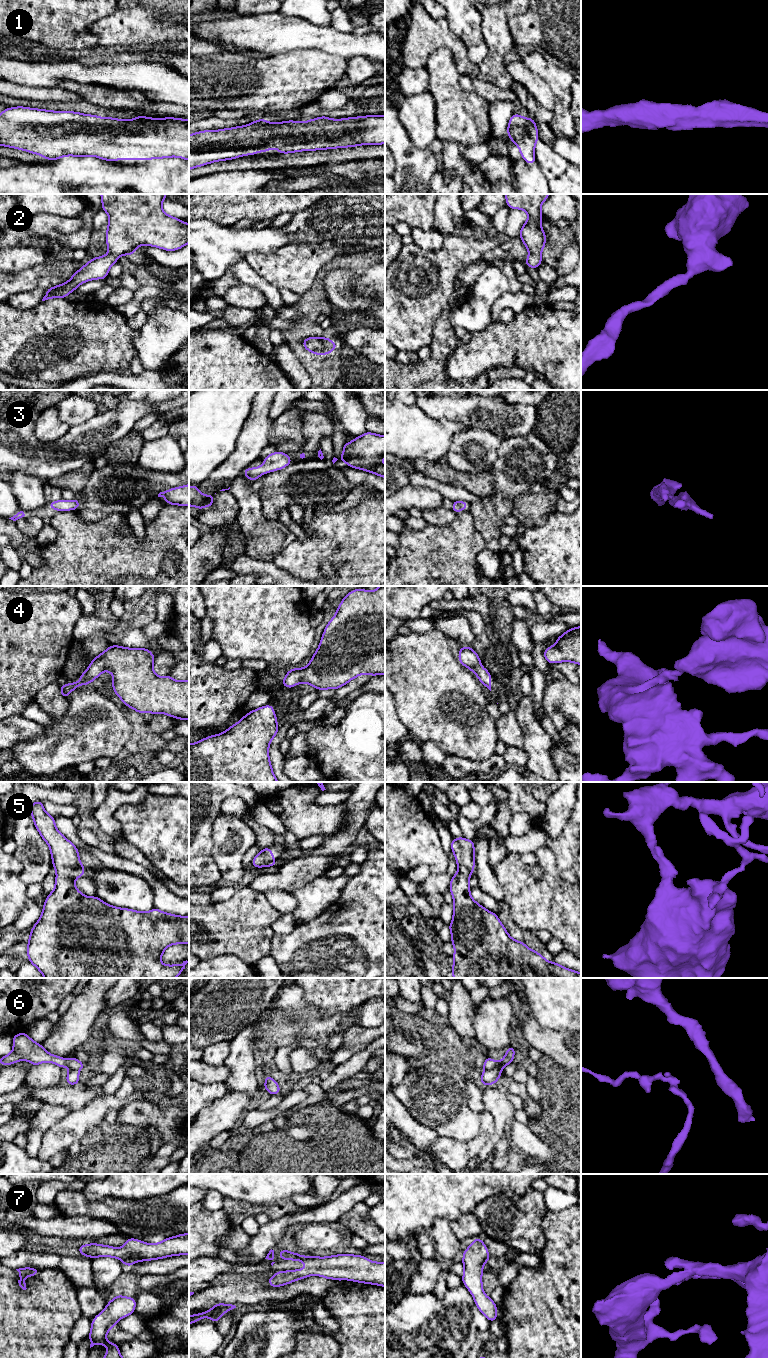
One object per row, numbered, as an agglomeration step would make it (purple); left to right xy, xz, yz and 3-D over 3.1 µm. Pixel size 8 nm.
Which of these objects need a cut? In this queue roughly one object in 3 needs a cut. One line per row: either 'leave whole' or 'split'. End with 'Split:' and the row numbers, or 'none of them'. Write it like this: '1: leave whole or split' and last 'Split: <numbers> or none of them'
1: leave whole
2: leave whole
3: leave whole
4: leave whole
5: leave whole
6: split
7: leave whole
Split: 6

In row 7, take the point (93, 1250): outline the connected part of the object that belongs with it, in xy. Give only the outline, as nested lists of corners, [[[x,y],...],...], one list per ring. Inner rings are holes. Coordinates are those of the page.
[[[189,1233],[169,1237],[156,1244],[149,1244],[135,1238],[127,1238],[121,1248],[96,1243],[81,1245],[82,1256],[90,1258],[112,1257],[121,1260],[126,1267],[136,1262],[149,1261],[175,1255],[189,1255]]]

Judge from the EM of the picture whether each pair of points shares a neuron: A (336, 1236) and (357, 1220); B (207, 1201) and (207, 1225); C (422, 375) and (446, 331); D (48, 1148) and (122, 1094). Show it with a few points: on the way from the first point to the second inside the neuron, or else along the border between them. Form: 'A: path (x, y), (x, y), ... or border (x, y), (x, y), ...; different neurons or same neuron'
A: border (334, 1224), (344, 1227), (348, 1231); different neurons
B: border (200, 1201), (201, 1205), (206, 1209), (222, 1209); different neurons
C: path (433, 364), (438, 359), (444, 342); same neuron
D: border (115, 1094), (120, 1100); different neurons

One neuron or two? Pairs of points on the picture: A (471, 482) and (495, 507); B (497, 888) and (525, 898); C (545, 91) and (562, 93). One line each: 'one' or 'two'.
A: two
B: two
C: two

